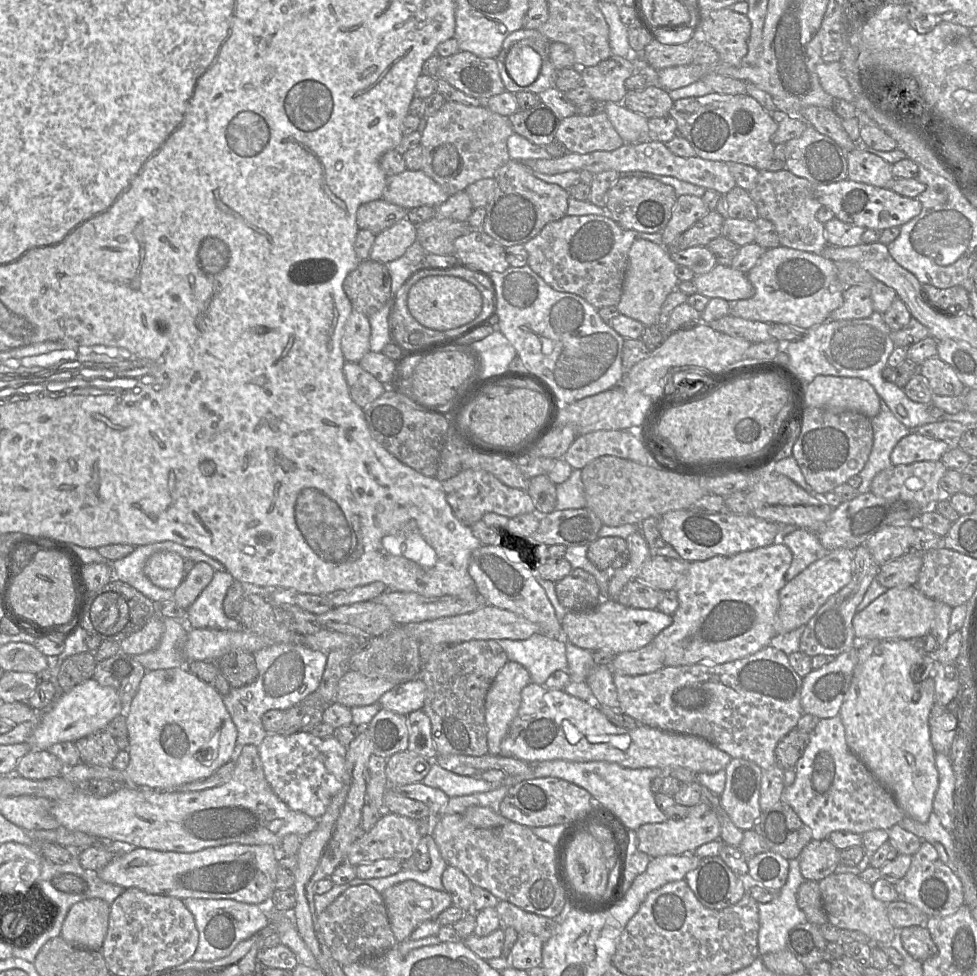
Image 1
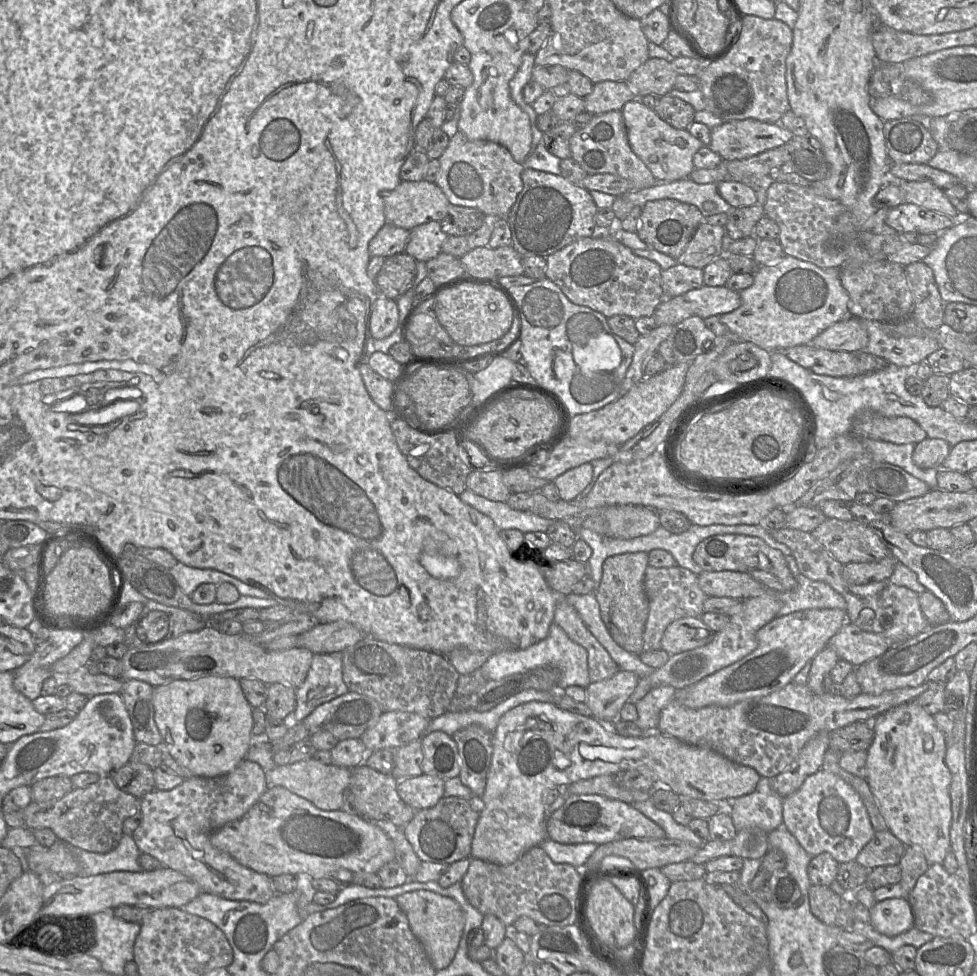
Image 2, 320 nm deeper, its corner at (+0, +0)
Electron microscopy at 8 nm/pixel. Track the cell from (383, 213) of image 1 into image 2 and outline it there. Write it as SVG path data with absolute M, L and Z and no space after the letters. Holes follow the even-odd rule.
M385 223L369 242L370 256L389 257L405 251L410 239L410 230Z

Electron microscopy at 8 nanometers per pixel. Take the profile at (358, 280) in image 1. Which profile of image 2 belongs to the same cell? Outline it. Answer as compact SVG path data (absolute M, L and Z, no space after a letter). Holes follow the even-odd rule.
M402 252L385 258L374 282L380 296L397 300L411 287L417 273L417 261Z

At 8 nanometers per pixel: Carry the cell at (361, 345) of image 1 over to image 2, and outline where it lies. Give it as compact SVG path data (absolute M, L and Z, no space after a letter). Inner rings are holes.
M379 296L370 316L369 337L385 339L395 331L398 324L399 310L396 300Z

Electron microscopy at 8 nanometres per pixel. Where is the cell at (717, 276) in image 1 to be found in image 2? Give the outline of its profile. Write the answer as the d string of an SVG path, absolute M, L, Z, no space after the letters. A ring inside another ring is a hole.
M707 286L692 289L684 294L692 305L694 315L702 319L709 316L729 313L741 306L739 292L726 286Z

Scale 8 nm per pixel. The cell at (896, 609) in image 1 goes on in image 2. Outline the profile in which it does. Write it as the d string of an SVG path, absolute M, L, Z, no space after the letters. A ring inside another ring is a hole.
M847 622L829 641L829 646L841 660L858 667L885 653L895 640L880 634L867 632Z

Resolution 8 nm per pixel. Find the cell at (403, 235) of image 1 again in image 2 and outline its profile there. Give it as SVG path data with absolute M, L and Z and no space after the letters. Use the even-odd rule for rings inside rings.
M439 221L420 224L410 230L410 239L404 252L416 261L427 262L442 251L442 245L448 236L441 229Z

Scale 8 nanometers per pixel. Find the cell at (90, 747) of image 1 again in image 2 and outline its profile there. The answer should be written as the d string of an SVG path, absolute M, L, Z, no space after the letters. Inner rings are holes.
M130 760L110 775L118 788L141 799L145 794L155 790L153 769L148 765Z

